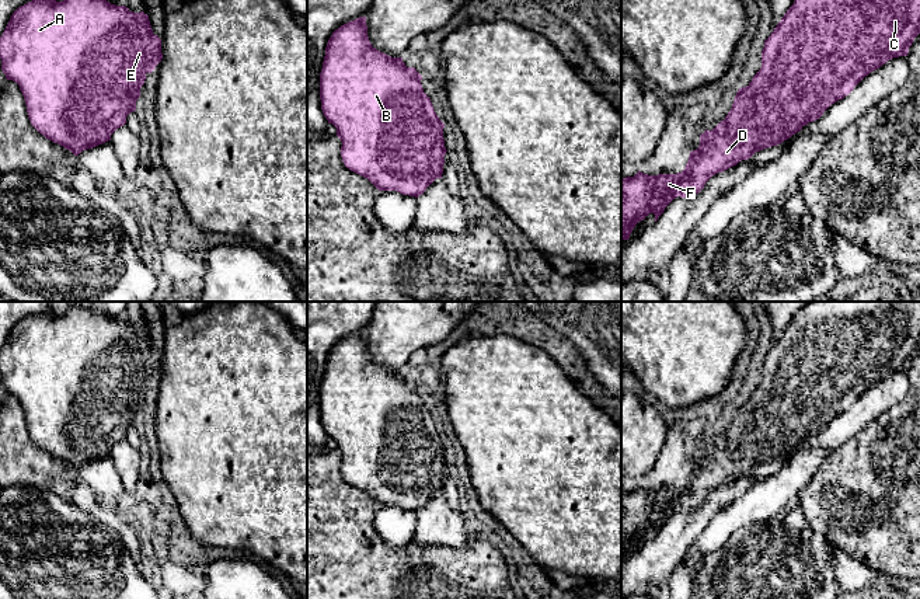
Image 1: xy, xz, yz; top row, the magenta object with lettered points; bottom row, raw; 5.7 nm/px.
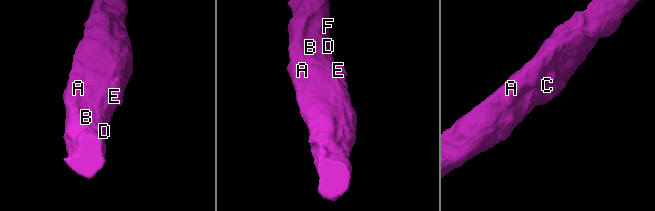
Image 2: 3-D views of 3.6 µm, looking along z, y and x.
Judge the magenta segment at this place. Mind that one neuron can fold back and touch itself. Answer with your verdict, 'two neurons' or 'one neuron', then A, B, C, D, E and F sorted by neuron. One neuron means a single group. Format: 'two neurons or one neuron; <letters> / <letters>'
one neuron; A B C D E F

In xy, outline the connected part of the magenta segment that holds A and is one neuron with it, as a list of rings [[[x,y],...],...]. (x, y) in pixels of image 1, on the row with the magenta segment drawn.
[[[32,0],[13,13],[0,36],[0,59],[6,79],[13,80],[20,86],[31,125],[46,139],[63,146],[74,156],[79,156],[83,150],[93,149],[111,140],[111,135],[126,123],[126,116],[136,111],[136,101],[140,97],[140,88],[144,84],[146,74],[151,73],[161,62],[163,53],[161,39],[153,34],[149,15],[143,11],[133,13],[125,6],[115,6],[107,0]]]

